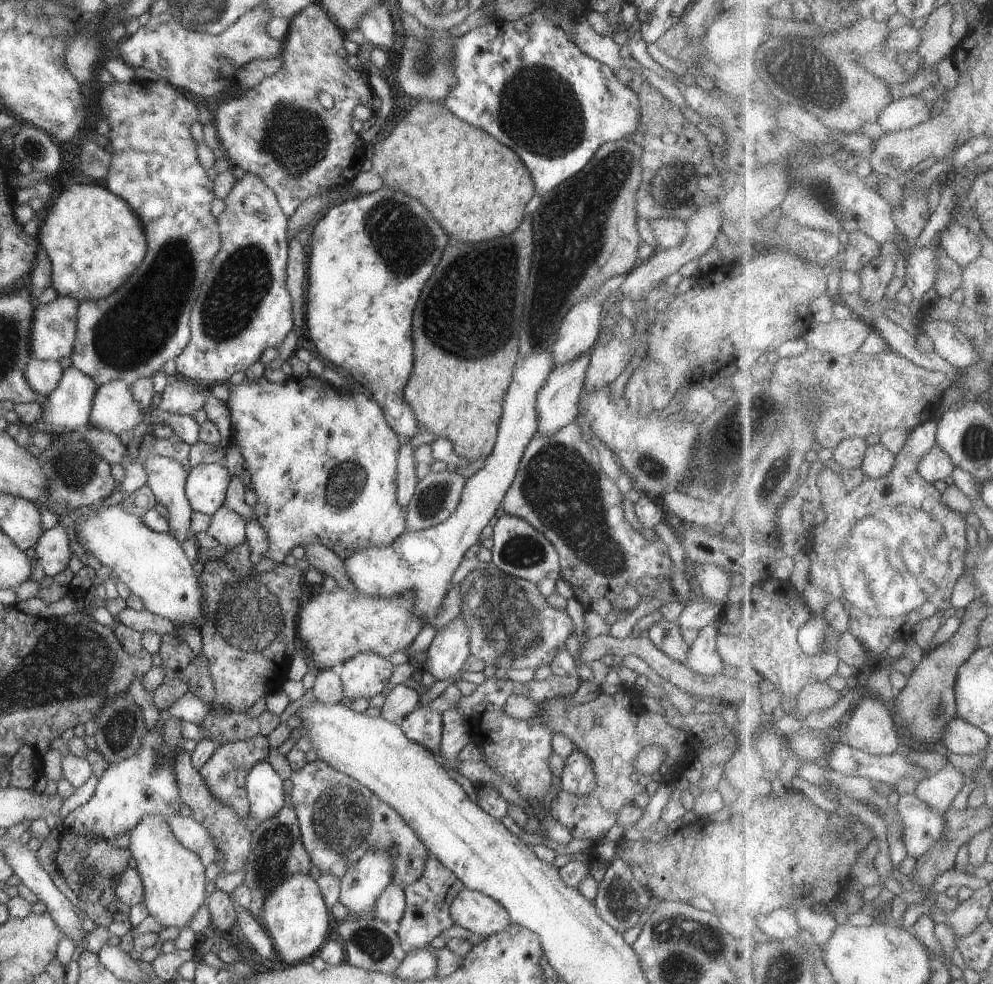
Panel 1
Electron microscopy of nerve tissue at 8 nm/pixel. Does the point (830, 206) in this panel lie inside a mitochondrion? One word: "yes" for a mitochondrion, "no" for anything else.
yes

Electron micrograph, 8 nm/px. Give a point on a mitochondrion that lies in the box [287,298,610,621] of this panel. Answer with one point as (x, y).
(347, 483)

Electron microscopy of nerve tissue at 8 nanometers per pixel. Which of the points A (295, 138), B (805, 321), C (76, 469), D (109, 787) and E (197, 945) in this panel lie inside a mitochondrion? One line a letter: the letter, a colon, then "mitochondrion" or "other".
A: mitochondrion
B: other
C: mitochondrion
D: other
E: other

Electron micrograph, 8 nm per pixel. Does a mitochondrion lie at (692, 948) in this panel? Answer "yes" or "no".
yes

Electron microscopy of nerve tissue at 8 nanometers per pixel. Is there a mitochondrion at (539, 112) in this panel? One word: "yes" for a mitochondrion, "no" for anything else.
yes

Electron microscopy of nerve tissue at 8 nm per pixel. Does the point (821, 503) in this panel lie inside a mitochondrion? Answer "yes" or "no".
no

